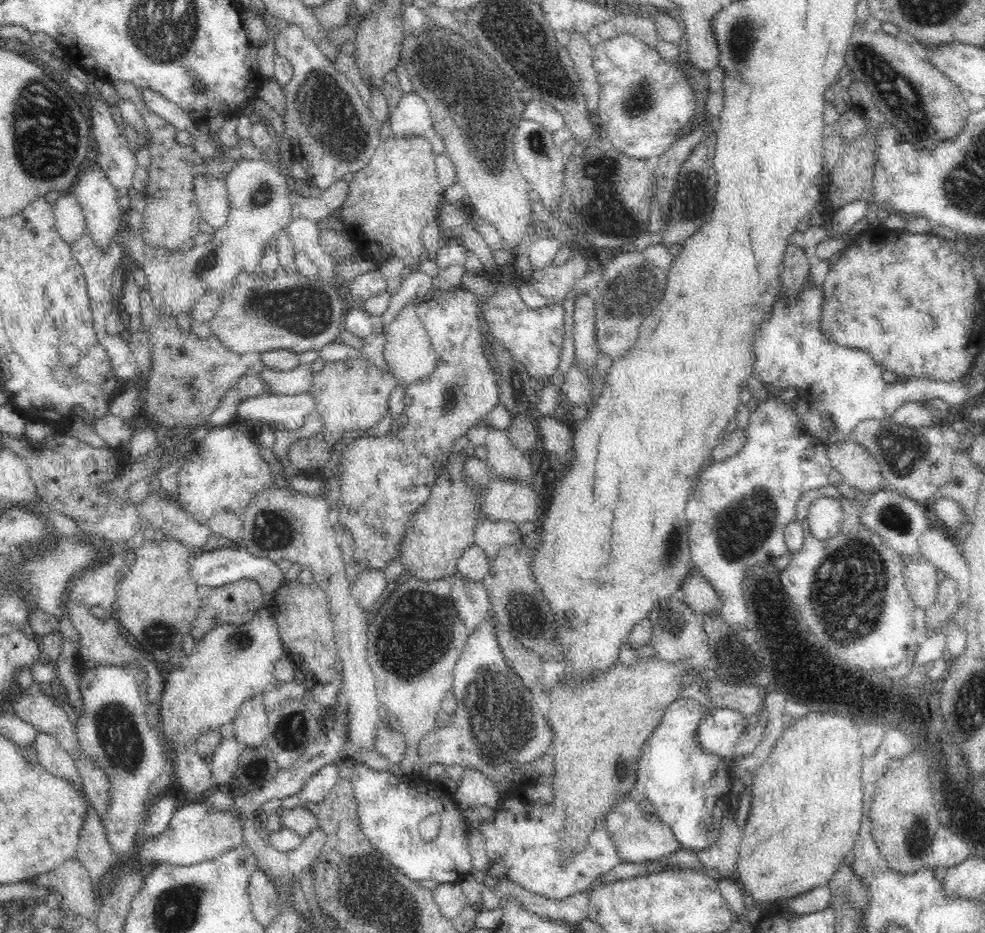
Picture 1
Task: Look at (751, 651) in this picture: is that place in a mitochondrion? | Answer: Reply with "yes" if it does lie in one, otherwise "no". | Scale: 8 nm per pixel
no

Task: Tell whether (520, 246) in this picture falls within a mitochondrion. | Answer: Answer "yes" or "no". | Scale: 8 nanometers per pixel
no

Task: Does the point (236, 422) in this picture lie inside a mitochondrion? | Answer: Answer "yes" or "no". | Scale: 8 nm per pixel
no

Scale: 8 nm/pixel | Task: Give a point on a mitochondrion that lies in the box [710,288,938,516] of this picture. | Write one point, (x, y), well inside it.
(902, 455)

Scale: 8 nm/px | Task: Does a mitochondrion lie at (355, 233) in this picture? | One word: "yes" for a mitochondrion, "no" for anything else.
no

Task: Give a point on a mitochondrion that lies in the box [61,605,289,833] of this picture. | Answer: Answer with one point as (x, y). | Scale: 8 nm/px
(116, 728)

